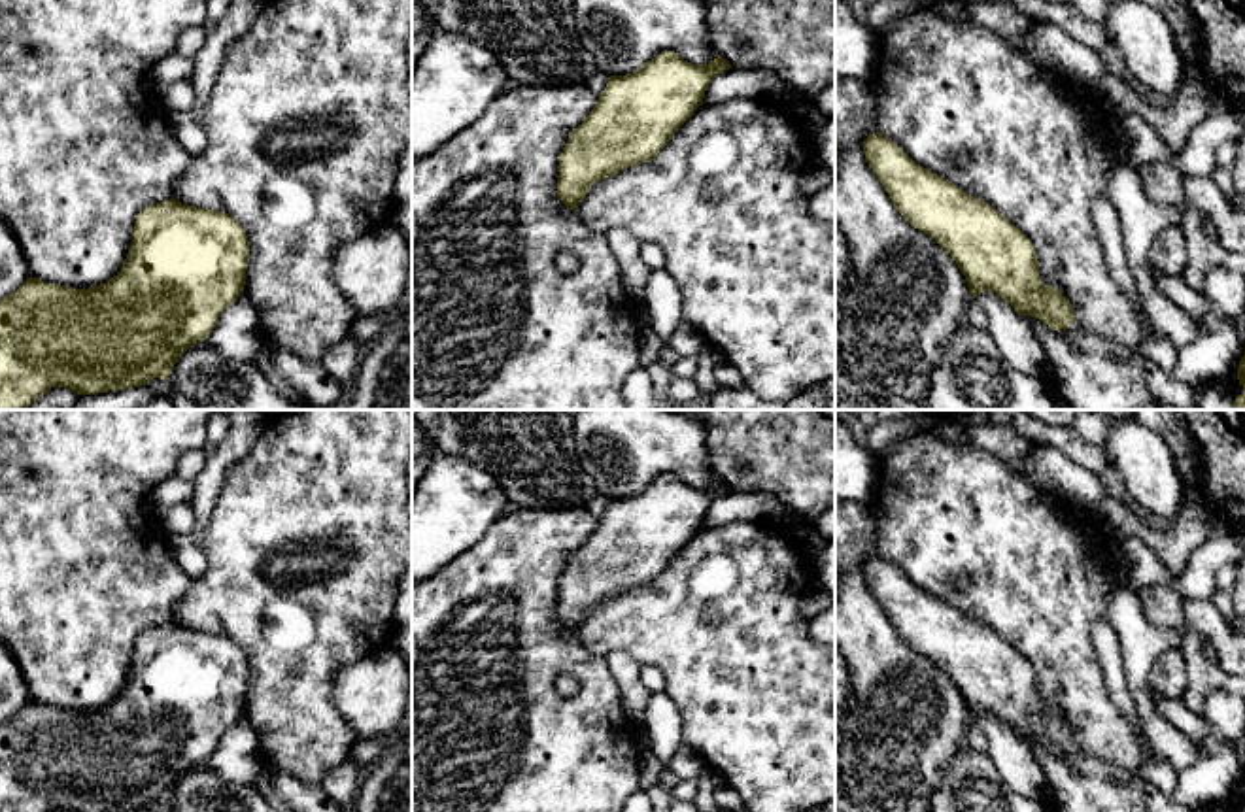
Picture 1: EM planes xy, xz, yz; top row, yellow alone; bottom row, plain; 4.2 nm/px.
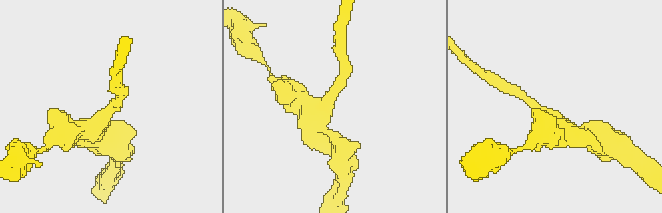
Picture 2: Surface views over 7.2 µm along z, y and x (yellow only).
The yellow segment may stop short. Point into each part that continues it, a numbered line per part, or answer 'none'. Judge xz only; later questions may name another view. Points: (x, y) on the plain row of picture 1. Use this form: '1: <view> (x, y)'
none

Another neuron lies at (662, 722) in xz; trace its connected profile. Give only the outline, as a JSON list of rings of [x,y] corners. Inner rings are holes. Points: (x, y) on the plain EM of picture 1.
[[[665,691],[652,693],[642,719],[650,750],[667,763],[680,744],[680,710]]]

